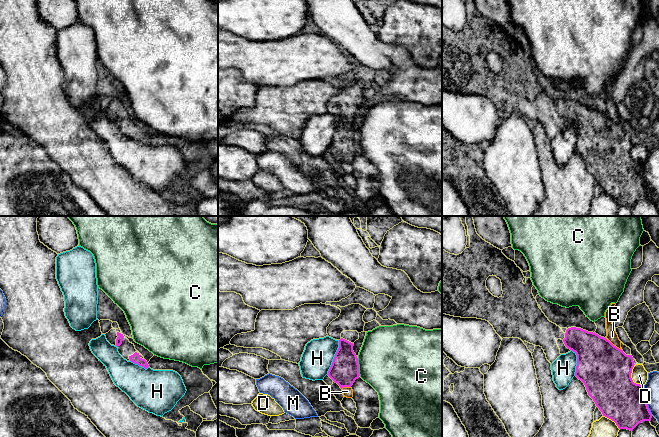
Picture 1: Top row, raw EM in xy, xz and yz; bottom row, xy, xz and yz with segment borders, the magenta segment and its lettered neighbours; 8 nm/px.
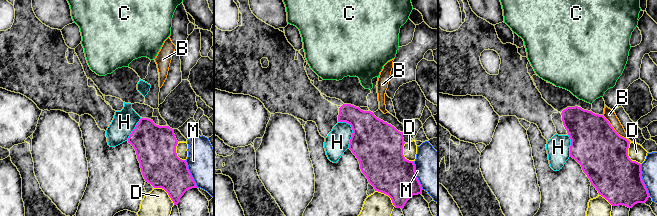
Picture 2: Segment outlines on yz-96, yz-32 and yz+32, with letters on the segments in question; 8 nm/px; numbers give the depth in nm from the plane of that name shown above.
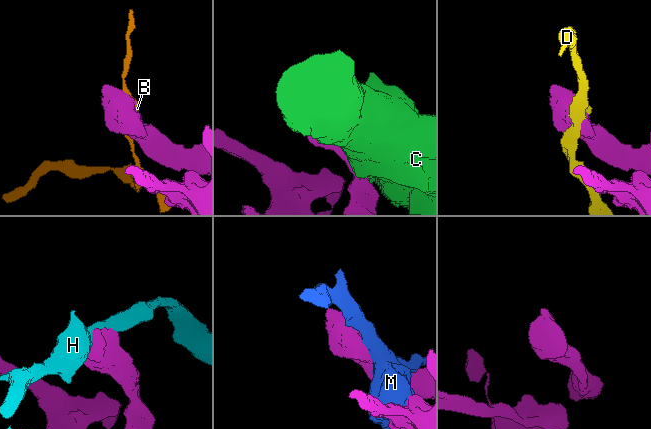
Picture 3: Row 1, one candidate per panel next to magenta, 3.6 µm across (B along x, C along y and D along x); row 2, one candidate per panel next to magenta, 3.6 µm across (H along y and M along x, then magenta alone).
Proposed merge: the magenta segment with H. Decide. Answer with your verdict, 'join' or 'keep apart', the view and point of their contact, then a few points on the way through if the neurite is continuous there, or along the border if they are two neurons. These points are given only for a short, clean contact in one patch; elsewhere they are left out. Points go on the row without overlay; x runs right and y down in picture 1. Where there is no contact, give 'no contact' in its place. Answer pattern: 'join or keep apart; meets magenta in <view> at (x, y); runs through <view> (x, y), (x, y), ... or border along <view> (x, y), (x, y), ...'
keep apart; meets magenta in xz at (334, 133)

